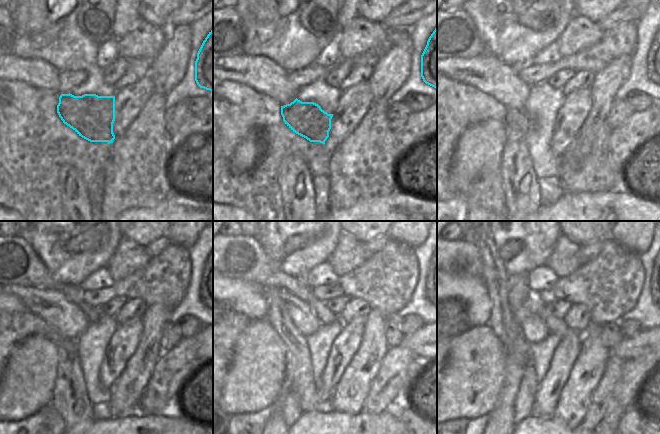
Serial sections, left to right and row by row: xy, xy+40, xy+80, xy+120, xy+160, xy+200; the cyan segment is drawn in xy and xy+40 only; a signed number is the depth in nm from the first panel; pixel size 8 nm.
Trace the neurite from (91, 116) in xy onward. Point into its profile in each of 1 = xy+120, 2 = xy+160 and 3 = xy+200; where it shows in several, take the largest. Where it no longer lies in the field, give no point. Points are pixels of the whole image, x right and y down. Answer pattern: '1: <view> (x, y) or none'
1: xy+120 (66, 346)
2: xy+160 (296, 345)
3: xy+200 (517, 342)

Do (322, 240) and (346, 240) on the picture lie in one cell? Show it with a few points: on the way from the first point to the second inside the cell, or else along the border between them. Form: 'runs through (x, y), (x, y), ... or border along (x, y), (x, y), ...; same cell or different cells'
border along (342, 232), (333, 252), (326, 261); different cells

